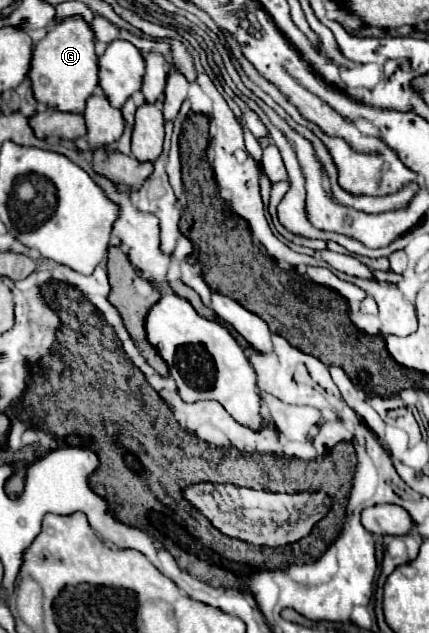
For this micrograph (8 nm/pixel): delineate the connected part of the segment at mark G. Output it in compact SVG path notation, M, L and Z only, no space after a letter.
M81 16L57 22L33 50L29 80L37 102L61 112L83 112L87 98L99 84L99 60L95 54L95 32Z

